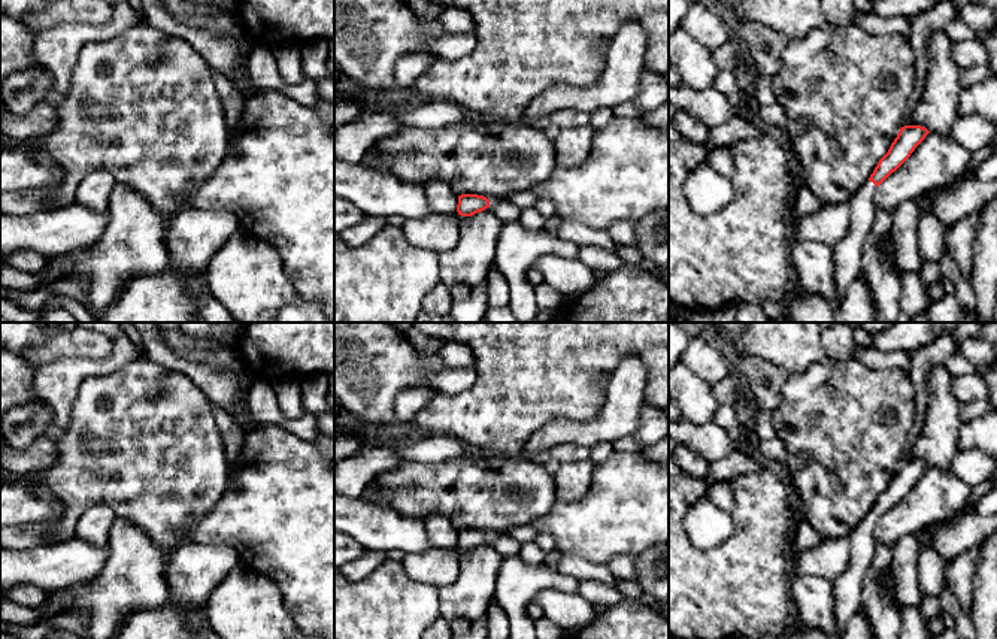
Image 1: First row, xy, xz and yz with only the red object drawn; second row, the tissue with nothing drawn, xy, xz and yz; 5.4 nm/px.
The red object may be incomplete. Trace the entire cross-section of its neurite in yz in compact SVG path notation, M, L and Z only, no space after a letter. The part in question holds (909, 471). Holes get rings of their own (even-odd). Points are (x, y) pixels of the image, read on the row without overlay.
M921 460L901 461L870 512L848 534L849 563L845 572L833 581L833 611L837 635L840 638L845 633L848 623L861 611L864 578L875 558L876 540L873 532L876 523L910 491L928 467L930 466Z

